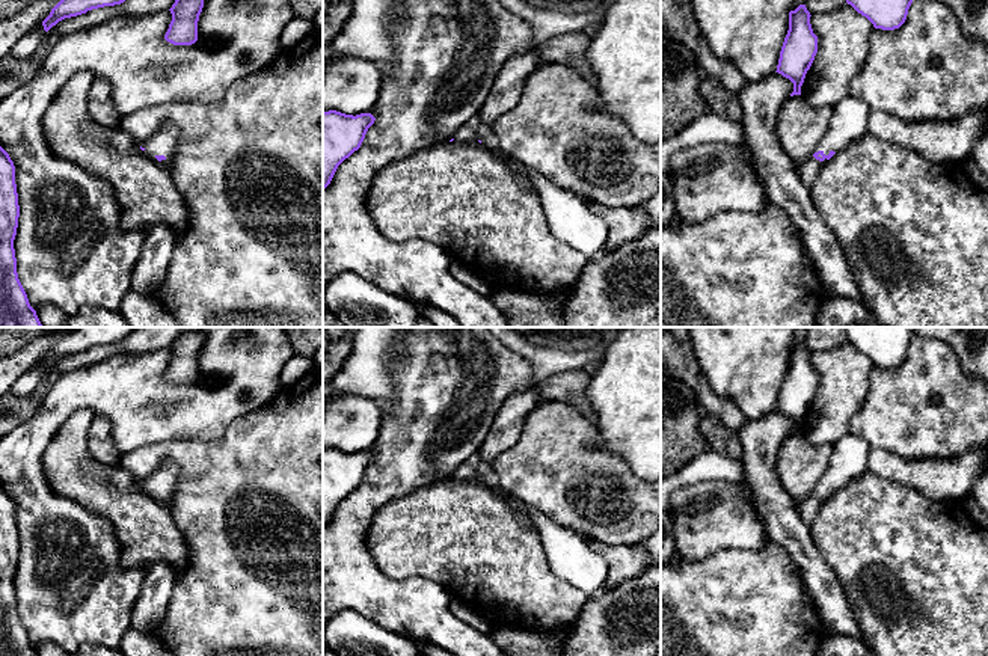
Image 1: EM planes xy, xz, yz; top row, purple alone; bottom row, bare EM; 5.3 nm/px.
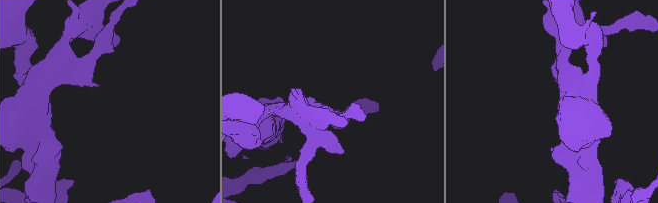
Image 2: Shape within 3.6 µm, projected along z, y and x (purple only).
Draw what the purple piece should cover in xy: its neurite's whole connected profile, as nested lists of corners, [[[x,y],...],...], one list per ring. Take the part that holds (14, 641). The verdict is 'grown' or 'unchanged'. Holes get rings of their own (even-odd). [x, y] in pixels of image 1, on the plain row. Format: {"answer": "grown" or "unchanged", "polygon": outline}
{"answer": "unchanged", "polygon": [[[0,484],[0,656],[38,656],[17,611],[14,578],[18,555],[15,504]]]}

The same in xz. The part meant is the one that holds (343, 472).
{"answer": "unchanged", "polygon": [[[336,448],[323,449],[323,528],[338,504],[361,486],[374,458],[371,451],[353,454]]]}

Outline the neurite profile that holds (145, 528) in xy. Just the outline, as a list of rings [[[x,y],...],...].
[[[91,409],[74,412],[42,455],[48,486],[110,520],[121,543],[124,569],[148,570],[163,561],[179,575],[189,561],[187,543],[166,502],[148,496],[140,481],[119,466],[95,460],[87,449]]]

